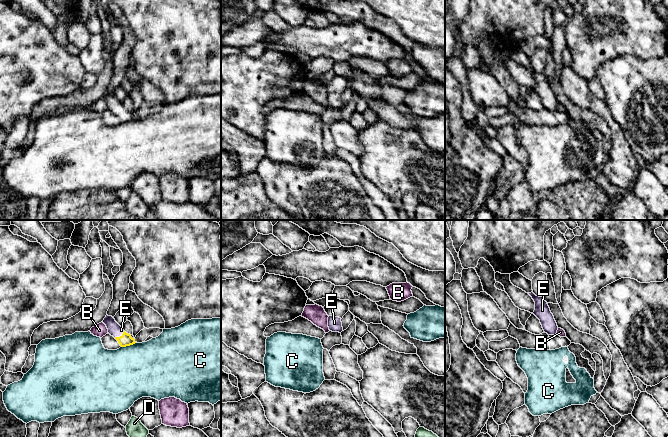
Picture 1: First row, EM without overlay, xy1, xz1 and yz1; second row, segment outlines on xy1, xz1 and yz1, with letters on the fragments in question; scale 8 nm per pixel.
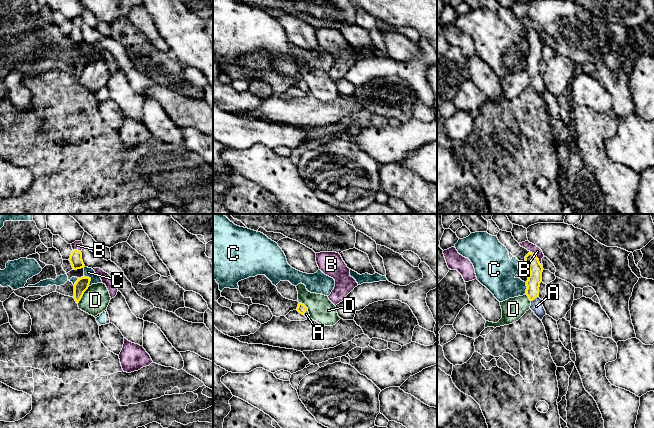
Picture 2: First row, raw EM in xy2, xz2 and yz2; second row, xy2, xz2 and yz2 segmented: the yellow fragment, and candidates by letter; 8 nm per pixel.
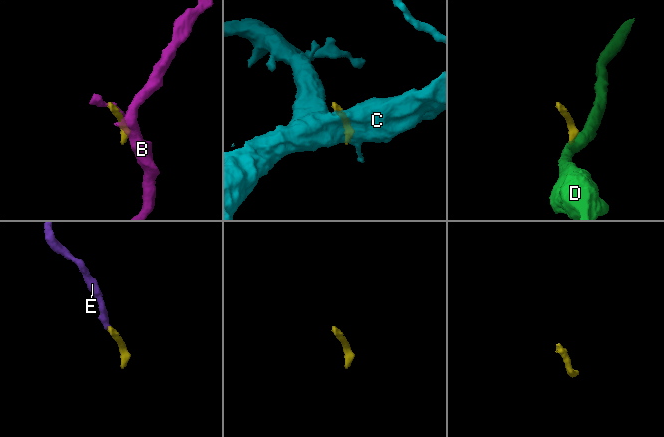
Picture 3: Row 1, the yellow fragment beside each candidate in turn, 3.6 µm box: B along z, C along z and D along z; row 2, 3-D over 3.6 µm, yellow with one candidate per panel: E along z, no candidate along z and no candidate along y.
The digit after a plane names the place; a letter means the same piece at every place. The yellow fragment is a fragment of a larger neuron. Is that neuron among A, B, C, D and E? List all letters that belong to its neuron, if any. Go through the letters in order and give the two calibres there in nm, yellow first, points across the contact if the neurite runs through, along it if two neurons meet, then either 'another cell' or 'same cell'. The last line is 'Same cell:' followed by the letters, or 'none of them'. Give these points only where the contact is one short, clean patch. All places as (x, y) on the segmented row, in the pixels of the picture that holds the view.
A: calibres 110 and 100 nm; way yz2 (535, 278), (534, 298), (536, 306); same cell
B: calibres 110 and 70 nm; another cell
C: calibres 100 and 440 nm; another cell
D: calibres 110 and 220 nm; border xy2 (89, 286), (77, 303); another cell
E: calibres 100 and 110 nm; way xy1 (125, 340), (120, 336), (114, 329); same cell
Same cell: A, E

